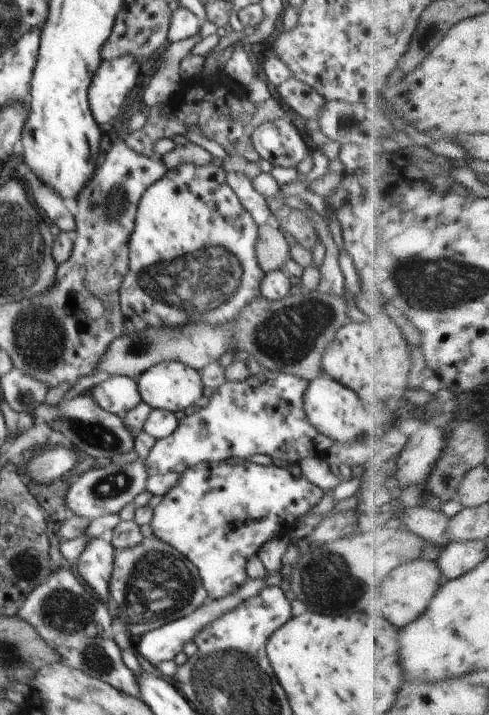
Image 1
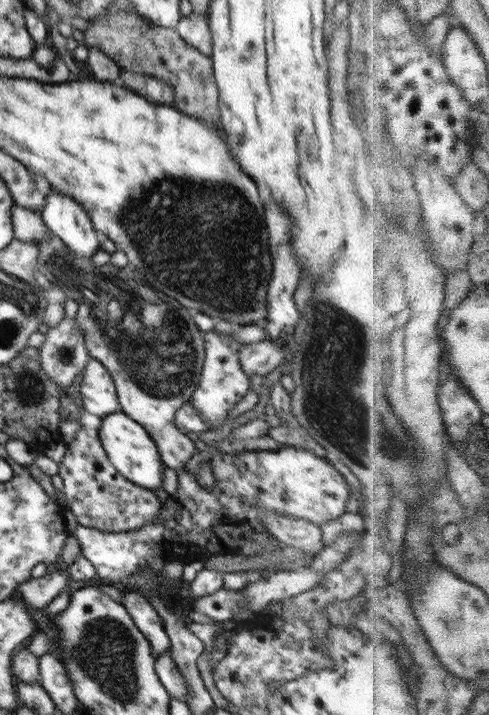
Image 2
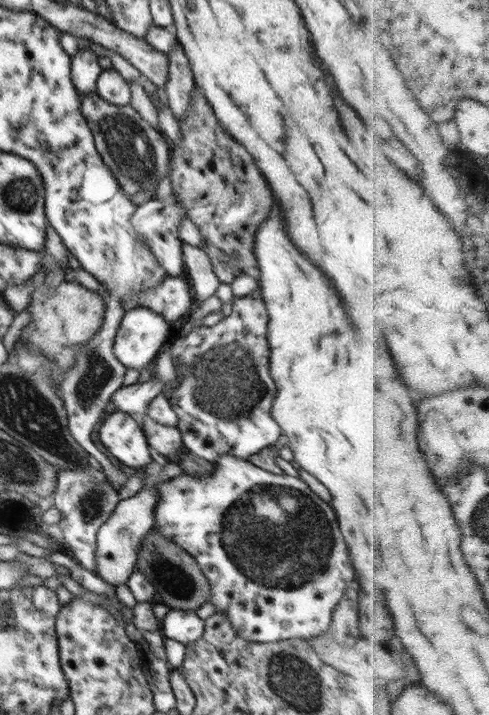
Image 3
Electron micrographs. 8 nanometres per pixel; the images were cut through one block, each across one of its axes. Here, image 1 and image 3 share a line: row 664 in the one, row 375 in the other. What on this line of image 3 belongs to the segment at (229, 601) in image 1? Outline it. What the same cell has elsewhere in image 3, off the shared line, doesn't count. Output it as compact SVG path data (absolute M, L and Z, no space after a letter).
M156 372L152 379L144 383L137 382L133 385L123 386L110 399L118 411L138 417L140 414L145 413L152 399L160 394L162 388L166 387L166 384L159 381Z

